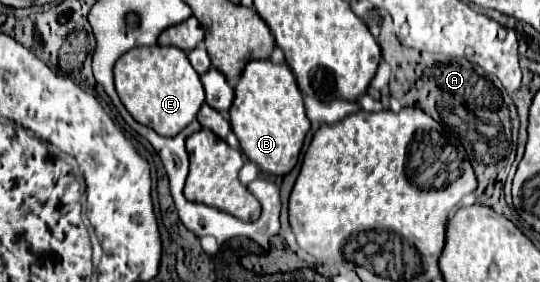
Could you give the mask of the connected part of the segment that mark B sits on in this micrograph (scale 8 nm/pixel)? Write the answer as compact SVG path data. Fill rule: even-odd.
M274 48L270 60L252 60L246 64L230 108L230 126L240 140L240 150L264 174L284 176L298 162L306 132L310 130L310 120L294 74L286 64L282 64L282 50Z

